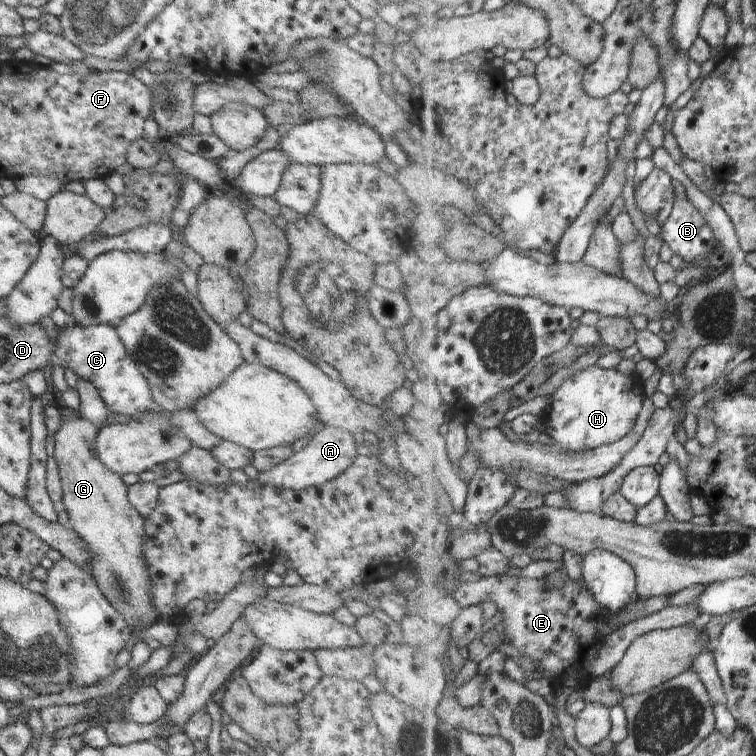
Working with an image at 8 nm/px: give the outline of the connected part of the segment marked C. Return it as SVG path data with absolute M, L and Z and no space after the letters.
M73 322L61 329L56 340L54 354L56 361L63 364L64 368L70 368L78 377L90 382L114 414L136 416L138 412L144 412L144 410L161 408L152 400L148 382L138 372L136 364L130 360L130 356L126 354L124 344L120 342L114 326L80 327Z

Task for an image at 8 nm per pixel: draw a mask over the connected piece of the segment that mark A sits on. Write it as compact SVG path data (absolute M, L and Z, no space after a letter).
M325 427L312 436L312 440L298 452L293 452L288 460L276 464L260 472L255 479L264 484L278 488L288 488L292 491L303 490L309 487L319 487L327 481L334 480L350 467L350 464L359 456L356 451L356 437L340 428Z

